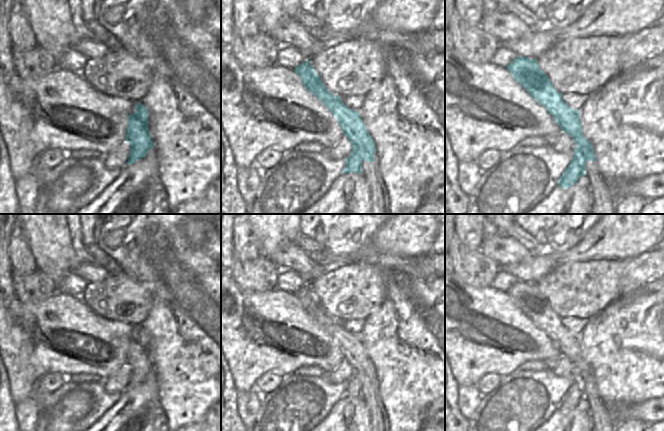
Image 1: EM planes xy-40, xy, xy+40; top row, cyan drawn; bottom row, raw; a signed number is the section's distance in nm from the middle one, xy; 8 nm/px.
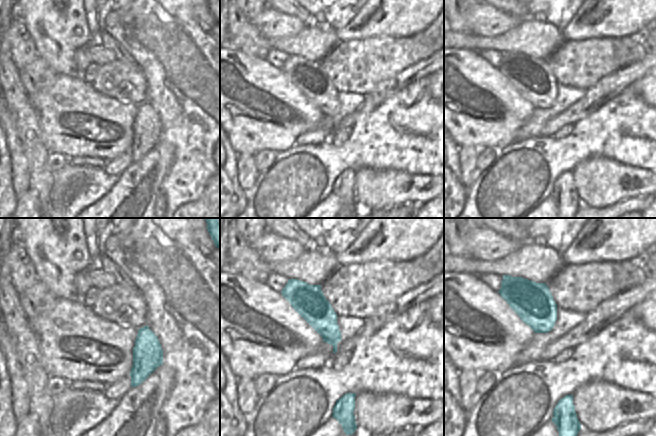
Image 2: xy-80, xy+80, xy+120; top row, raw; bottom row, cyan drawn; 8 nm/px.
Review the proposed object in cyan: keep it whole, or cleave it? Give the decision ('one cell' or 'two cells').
two cells

